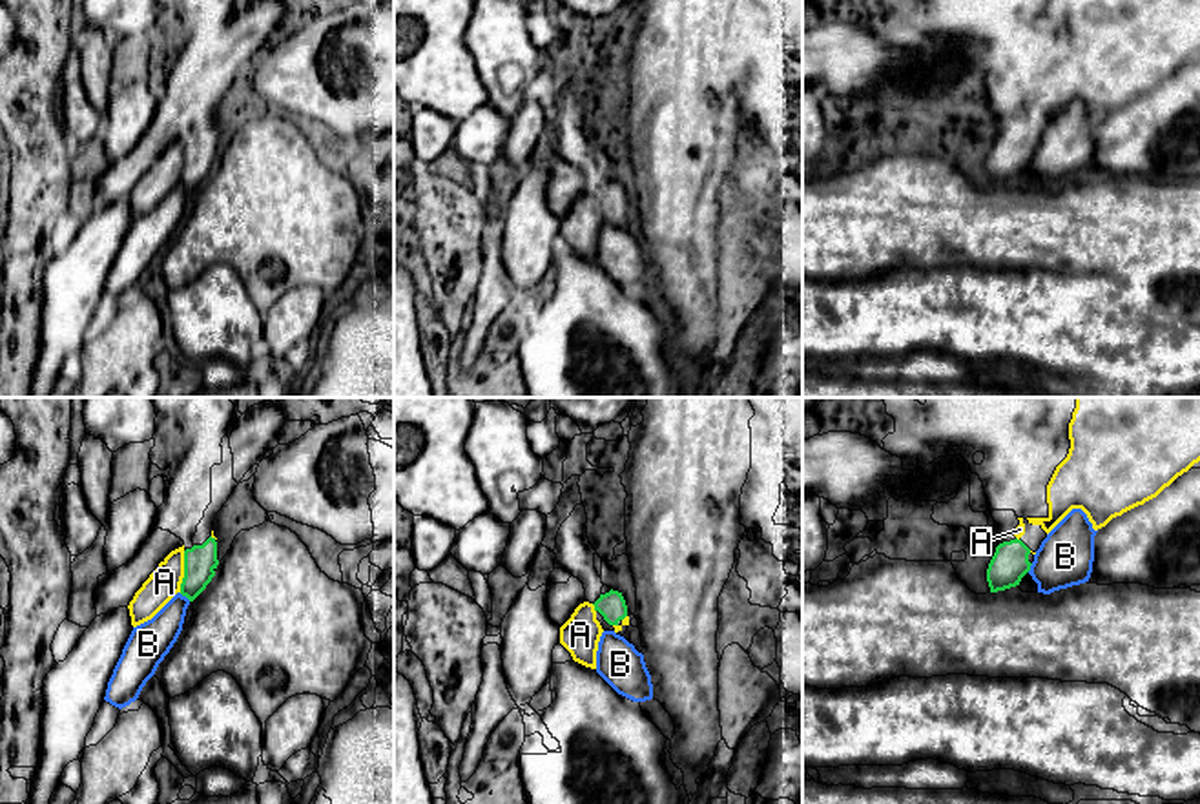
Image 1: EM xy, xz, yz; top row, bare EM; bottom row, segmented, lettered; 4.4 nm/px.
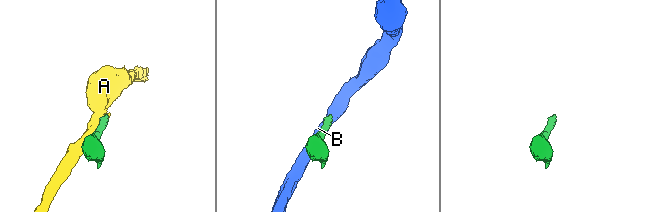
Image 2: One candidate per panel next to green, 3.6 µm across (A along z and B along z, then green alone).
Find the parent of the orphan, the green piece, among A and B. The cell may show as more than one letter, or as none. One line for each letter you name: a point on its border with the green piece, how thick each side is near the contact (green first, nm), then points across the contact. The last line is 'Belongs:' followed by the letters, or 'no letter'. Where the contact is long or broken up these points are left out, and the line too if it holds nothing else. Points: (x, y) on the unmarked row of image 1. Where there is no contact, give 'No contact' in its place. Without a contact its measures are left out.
Belongs: no letter

